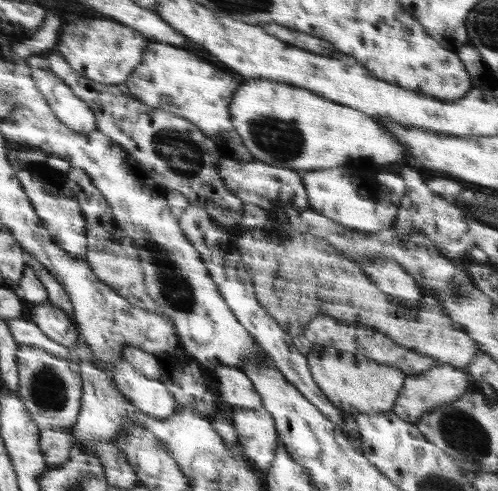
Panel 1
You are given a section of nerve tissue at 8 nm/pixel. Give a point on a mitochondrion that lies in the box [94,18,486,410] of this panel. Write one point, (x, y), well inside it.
(177, 291)

